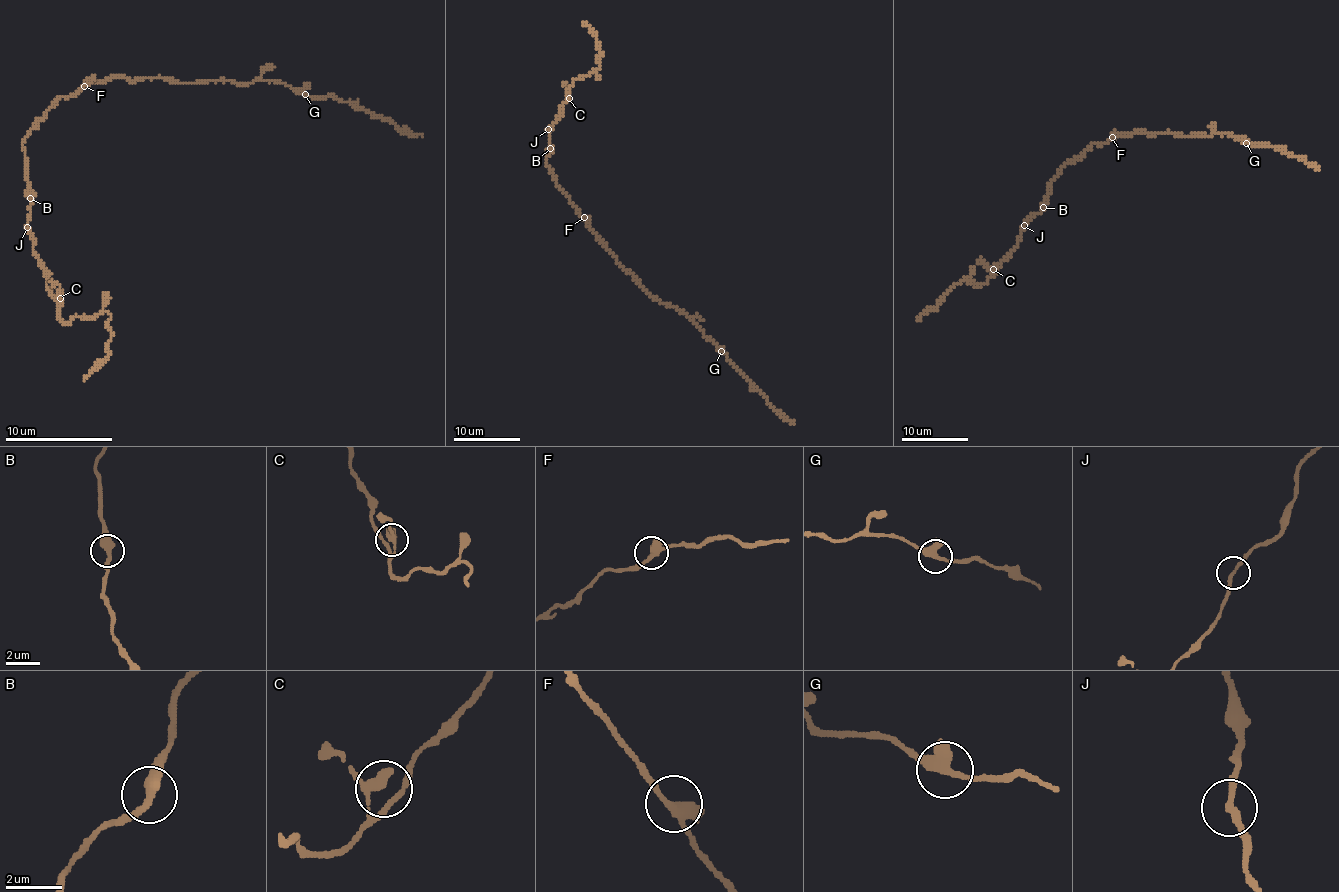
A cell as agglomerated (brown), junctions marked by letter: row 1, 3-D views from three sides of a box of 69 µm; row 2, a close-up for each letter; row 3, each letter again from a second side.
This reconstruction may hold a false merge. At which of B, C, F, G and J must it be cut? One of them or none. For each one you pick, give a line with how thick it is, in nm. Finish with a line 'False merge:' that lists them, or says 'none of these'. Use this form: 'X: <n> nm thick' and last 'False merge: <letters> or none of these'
G: 420 nm thick
False merge: G

